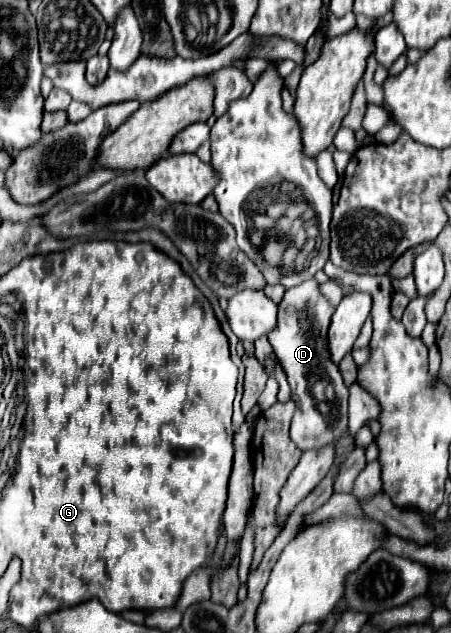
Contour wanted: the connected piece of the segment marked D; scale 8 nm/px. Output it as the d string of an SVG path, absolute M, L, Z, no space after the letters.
M315 279L303 281L301 285L295 285L285 291L281 303L277 305L277 325L273 331L269 331L267 339L275 349L281 367L287 373L293 401L297 405L291 423L293 443L301 451L337 443L337 457L345 457L353 451L351 435L345 437L349 389L343 383L339 367L329 357L327 329L333 313L335 307L319 291L319 283Z

